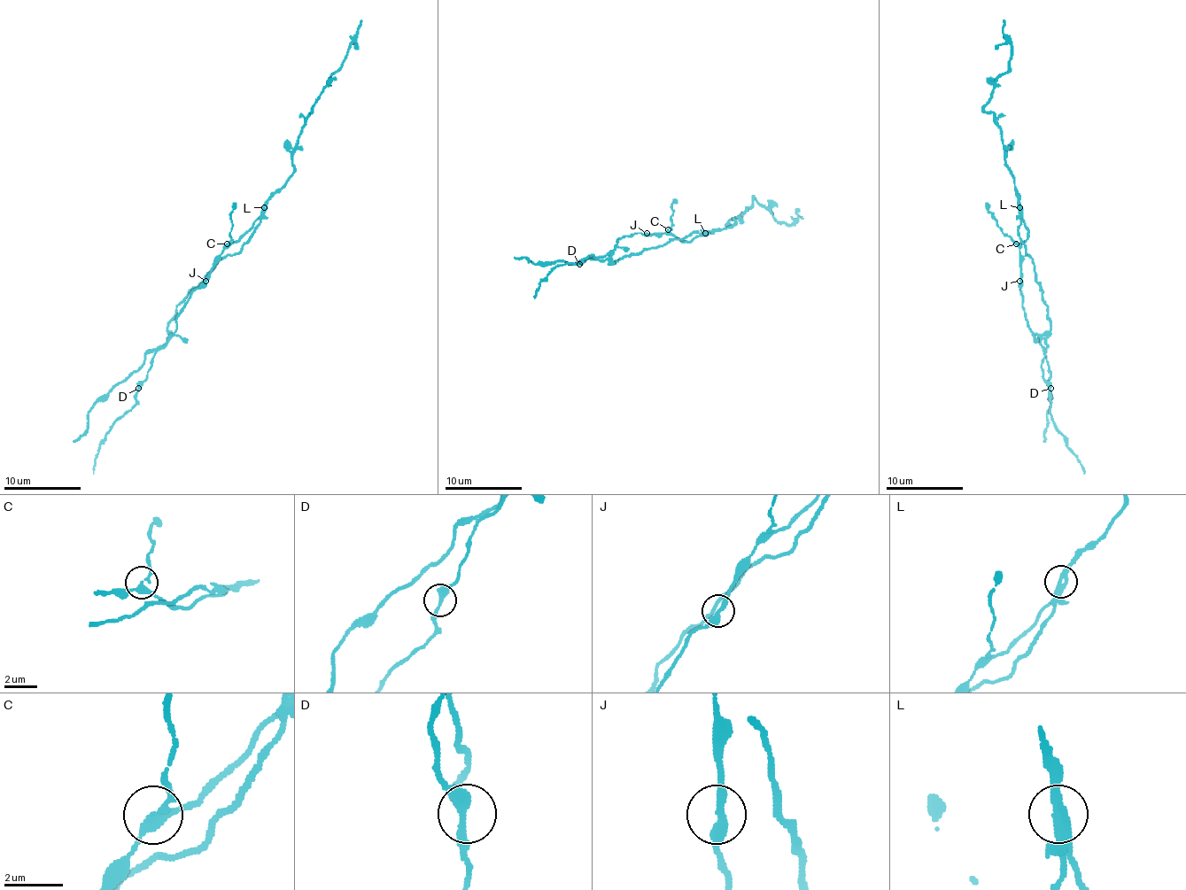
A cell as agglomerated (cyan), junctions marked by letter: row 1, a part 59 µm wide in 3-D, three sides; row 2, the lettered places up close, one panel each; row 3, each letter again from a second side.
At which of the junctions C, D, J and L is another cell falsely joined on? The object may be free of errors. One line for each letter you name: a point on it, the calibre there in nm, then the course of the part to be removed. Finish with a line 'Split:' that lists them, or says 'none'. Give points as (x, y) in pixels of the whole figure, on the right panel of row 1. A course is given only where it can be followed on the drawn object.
L: place (1019, 207); calibre 300 nm; course (1019, 207), (1019, 240), (1034, 263), (1042, 304), (1050, 321), (1045, 353), (1049, 367), (1050, 406), (1042, 442)
Split: L

